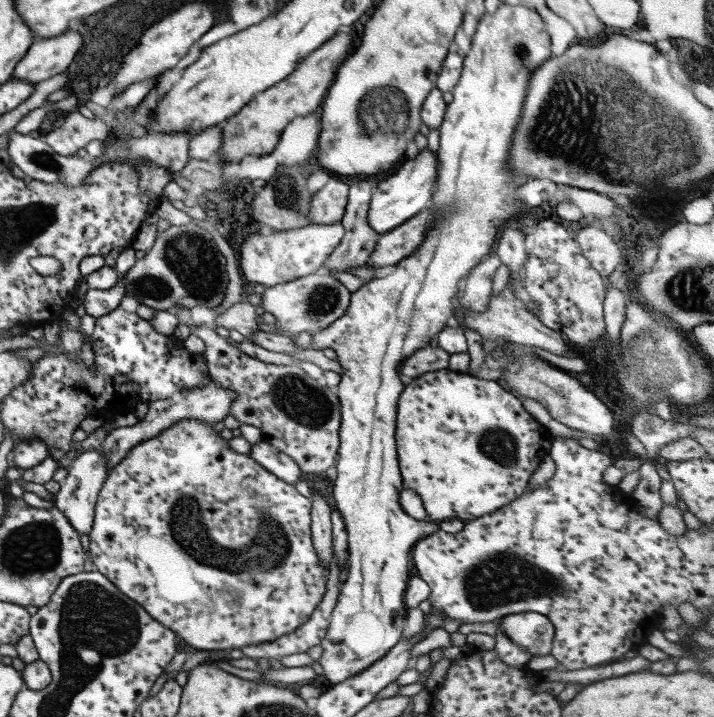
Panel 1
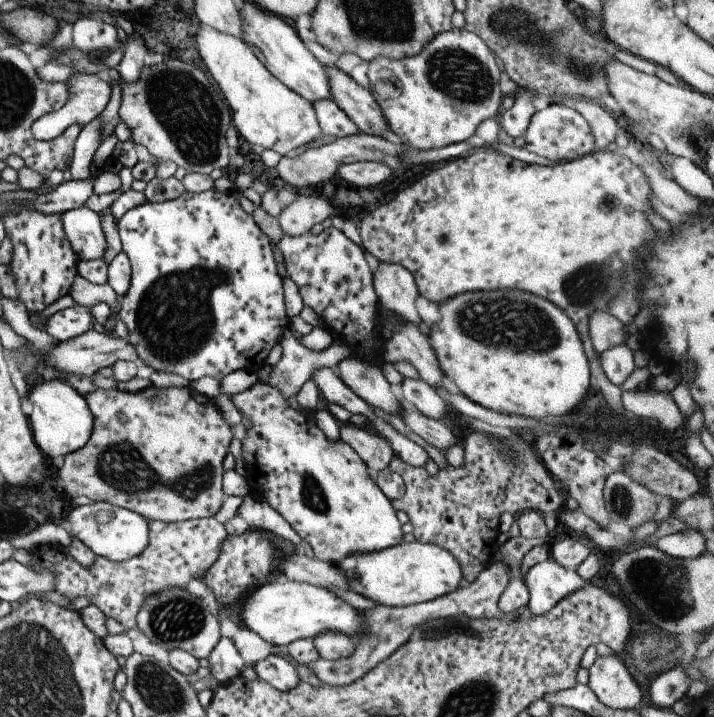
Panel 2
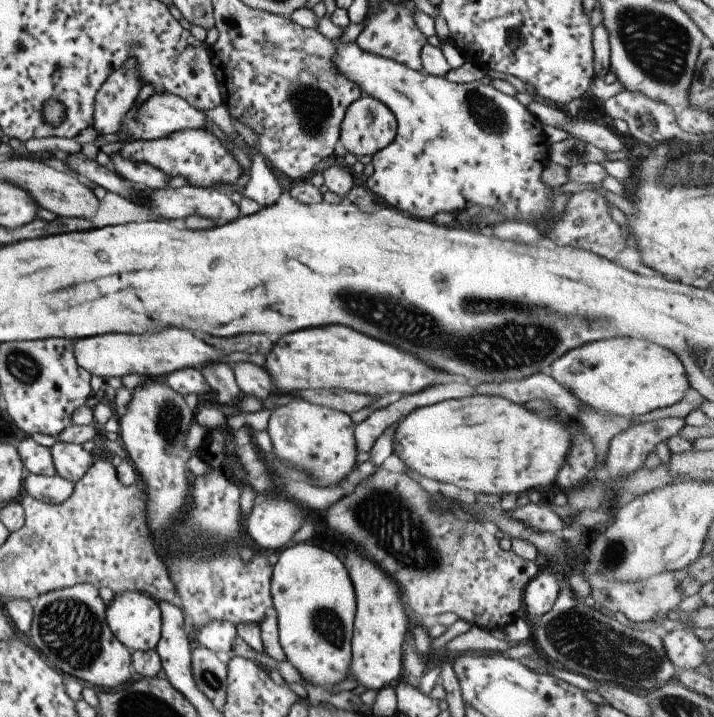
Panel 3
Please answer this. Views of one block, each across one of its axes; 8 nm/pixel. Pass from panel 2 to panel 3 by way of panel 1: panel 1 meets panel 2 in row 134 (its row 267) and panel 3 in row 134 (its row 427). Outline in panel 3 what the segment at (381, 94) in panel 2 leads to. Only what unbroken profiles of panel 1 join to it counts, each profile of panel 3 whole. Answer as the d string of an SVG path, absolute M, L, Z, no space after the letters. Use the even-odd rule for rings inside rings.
M363 94L346 108L340 122L338 140L346 152L358 159L368 160L376 152L385 148L393 140L395 133L396 120L393 113L378 100Z

